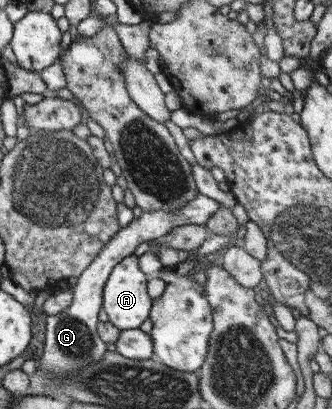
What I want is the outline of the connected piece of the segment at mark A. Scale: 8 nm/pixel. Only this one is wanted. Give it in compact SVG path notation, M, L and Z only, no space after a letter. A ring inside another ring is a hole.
M135 254L125 256L112 269L105 282L102 307L108 315L108 320L121 331L139 328L141 323L150 317L152 299L147 294L147 274L139 268Z

